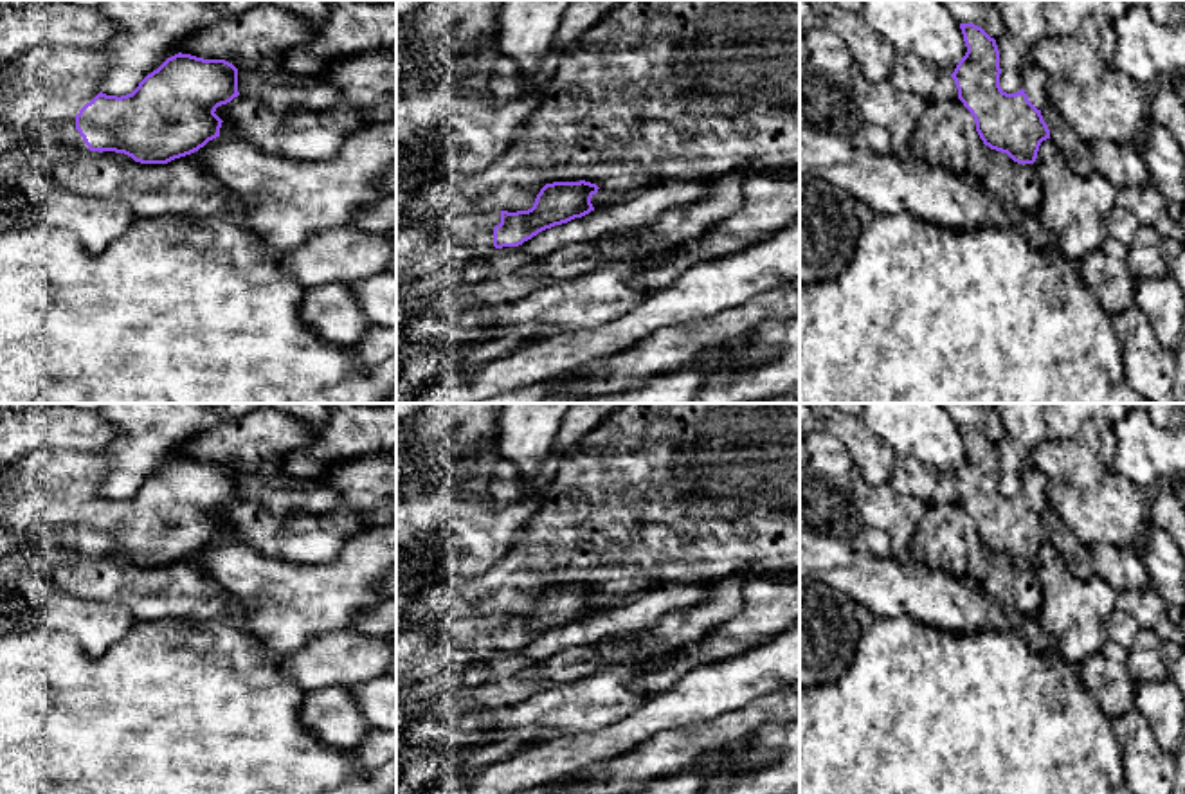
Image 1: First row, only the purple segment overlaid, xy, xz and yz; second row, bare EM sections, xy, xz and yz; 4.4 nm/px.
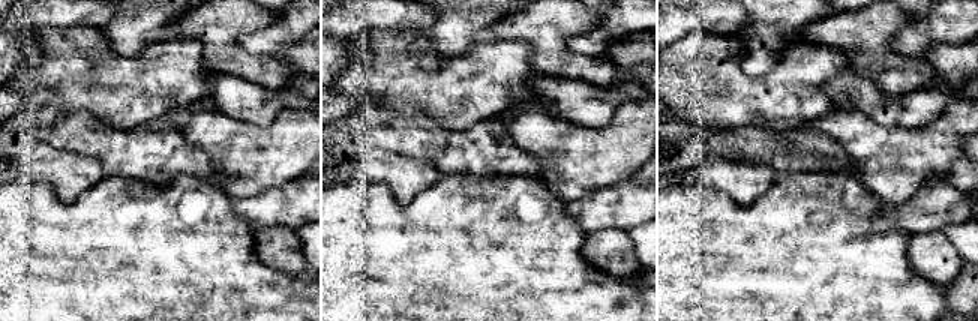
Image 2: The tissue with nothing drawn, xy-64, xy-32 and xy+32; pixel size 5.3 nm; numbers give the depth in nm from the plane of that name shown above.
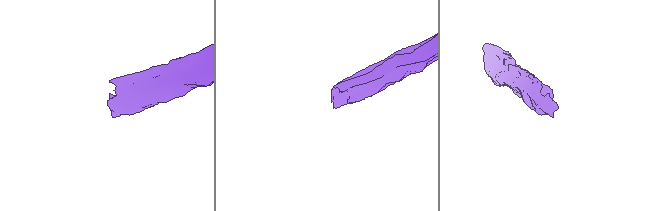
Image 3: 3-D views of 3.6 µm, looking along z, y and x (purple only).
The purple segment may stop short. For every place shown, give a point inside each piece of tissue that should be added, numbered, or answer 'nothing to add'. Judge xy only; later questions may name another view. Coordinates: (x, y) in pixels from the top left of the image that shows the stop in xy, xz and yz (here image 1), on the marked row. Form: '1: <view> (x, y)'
1: xy (45, 89)

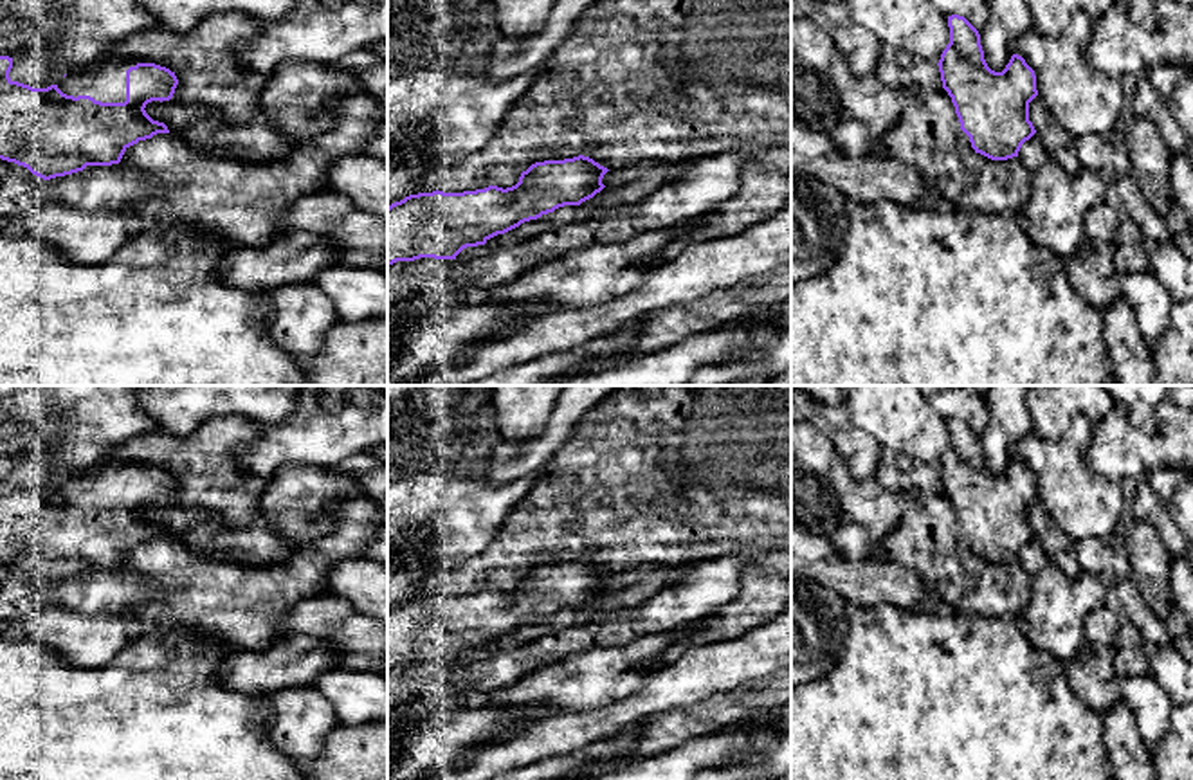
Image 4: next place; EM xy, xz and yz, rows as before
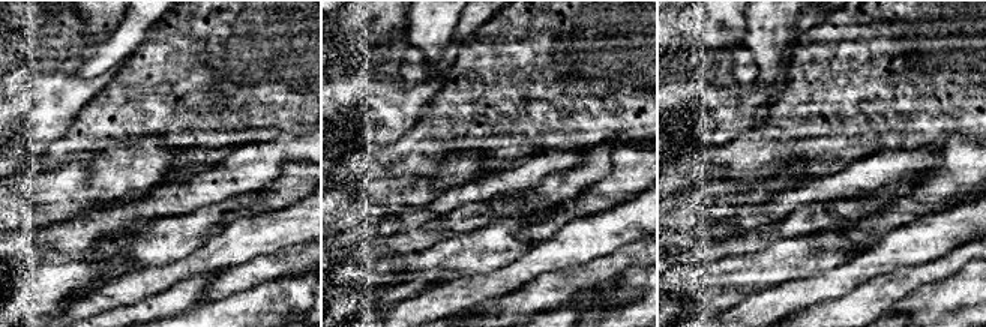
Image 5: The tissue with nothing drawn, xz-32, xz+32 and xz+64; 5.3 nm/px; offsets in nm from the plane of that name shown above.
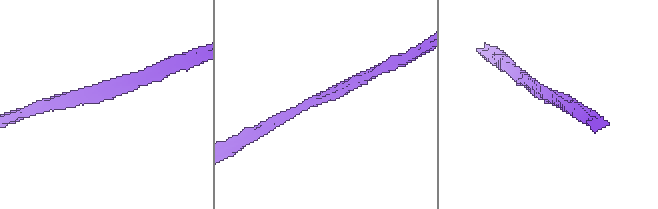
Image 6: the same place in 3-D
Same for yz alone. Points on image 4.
nothing to add

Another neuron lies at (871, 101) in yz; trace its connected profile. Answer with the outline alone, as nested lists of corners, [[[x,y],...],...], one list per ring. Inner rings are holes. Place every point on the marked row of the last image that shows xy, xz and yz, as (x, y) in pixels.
[[[836,54],[825,76],[845,115],[869,128],[872,141],[883,139],[903,115],[908,97],[876,74],[856,76],[845,58]]]

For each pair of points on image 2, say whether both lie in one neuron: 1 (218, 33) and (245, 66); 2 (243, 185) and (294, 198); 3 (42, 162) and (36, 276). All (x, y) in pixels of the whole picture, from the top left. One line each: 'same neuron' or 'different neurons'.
1: same neuron
2: different neurons
3: different neurons

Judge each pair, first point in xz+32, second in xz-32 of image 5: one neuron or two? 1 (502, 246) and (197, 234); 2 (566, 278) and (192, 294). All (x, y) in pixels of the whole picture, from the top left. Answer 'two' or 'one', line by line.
1: one
2: two

